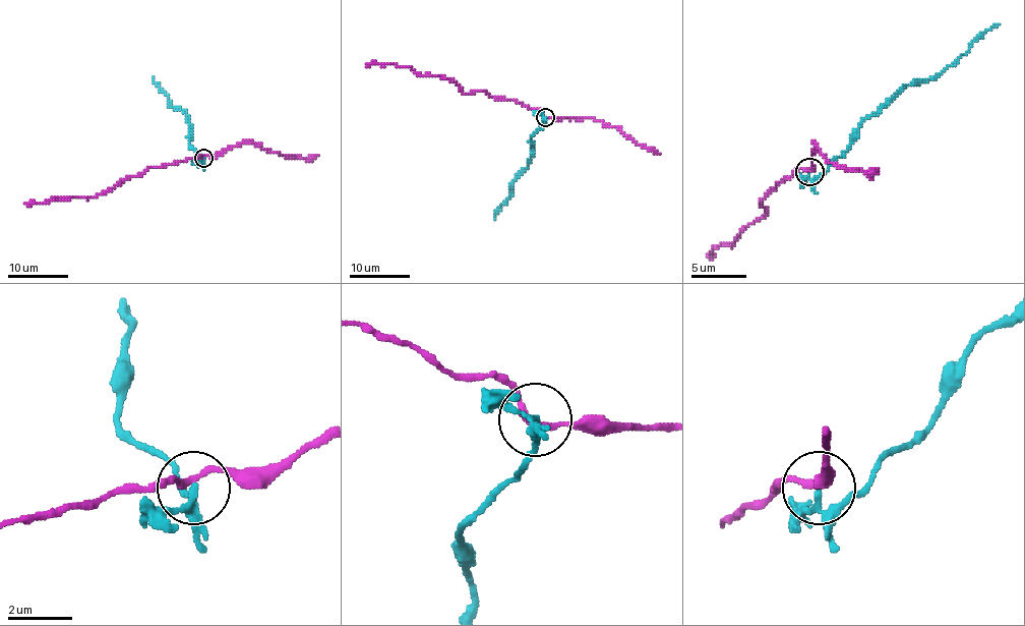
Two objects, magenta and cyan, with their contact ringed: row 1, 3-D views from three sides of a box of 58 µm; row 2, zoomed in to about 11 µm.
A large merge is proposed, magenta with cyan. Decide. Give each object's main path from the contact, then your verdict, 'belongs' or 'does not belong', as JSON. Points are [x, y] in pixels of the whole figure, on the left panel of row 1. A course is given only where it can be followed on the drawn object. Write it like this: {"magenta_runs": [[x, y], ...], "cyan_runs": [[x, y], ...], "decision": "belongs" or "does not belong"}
{"magenta_runs": [[201, 157], [151, 166], [99, 194], [23, 203]], "cyan_runs": [[203, 157], [203, 162], [190, 146], [188, 117], [171, 106], [169, 97], [153, 77]], "decision": "does not belong"}

